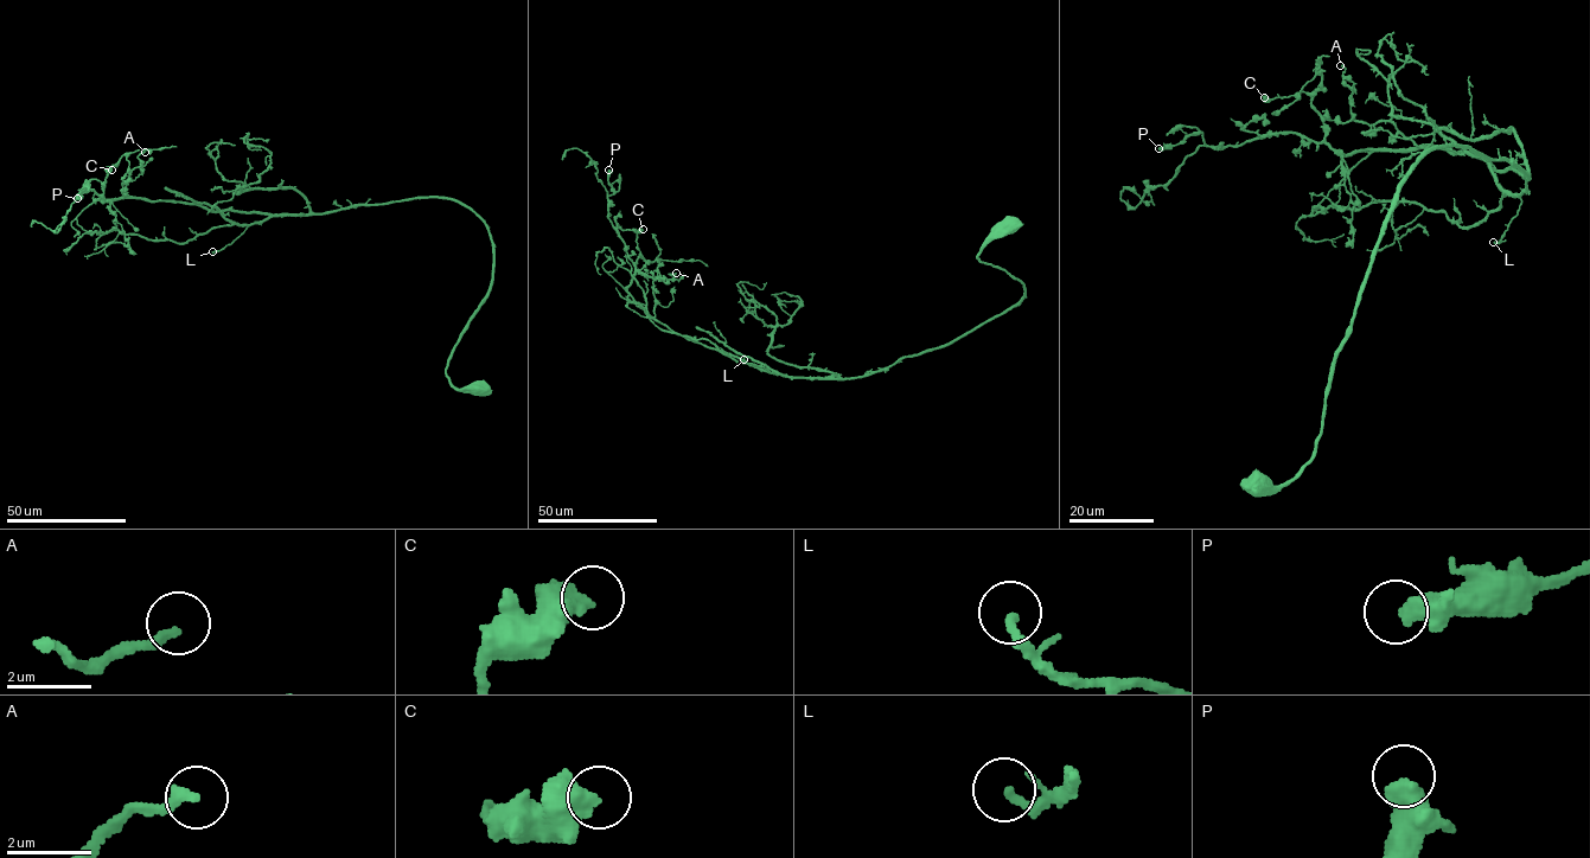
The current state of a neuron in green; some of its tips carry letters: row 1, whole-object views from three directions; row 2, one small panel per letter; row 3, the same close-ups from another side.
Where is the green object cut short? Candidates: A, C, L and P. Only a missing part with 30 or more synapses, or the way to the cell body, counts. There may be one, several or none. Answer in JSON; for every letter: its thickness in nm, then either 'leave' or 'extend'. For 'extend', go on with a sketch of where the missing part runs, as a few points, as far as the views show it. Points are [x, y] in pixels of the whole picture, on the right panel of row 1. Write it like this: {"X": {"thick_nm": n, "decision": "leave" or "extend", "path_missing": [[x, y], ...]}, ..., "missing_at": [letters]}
{"A": {"thick_nm": 260, "decision": "leave"}, "C": {"thick_nm": 600, "decision": "leave"}, "L": {"thick_nm": 240, "decision": "leave"}, "P": {"thick_nm": 550, "decision": "leave"}, "missing_at": []}

